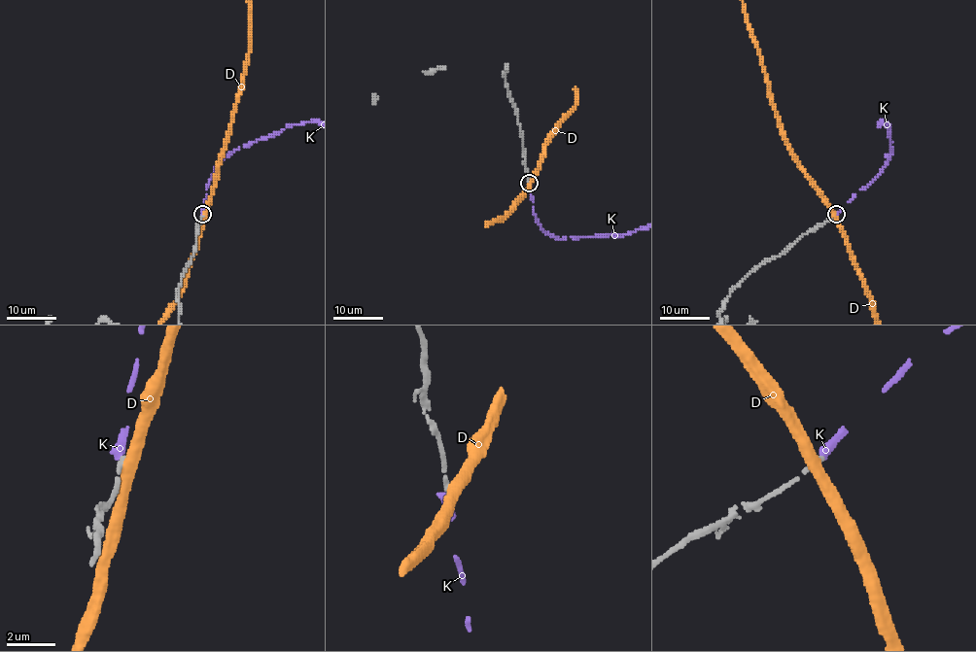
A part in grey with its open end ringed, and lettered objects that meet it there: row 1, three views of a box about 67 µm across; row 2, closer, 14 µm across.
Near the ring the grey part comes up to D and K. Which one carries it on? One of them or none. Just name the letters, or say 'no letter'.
no letter

